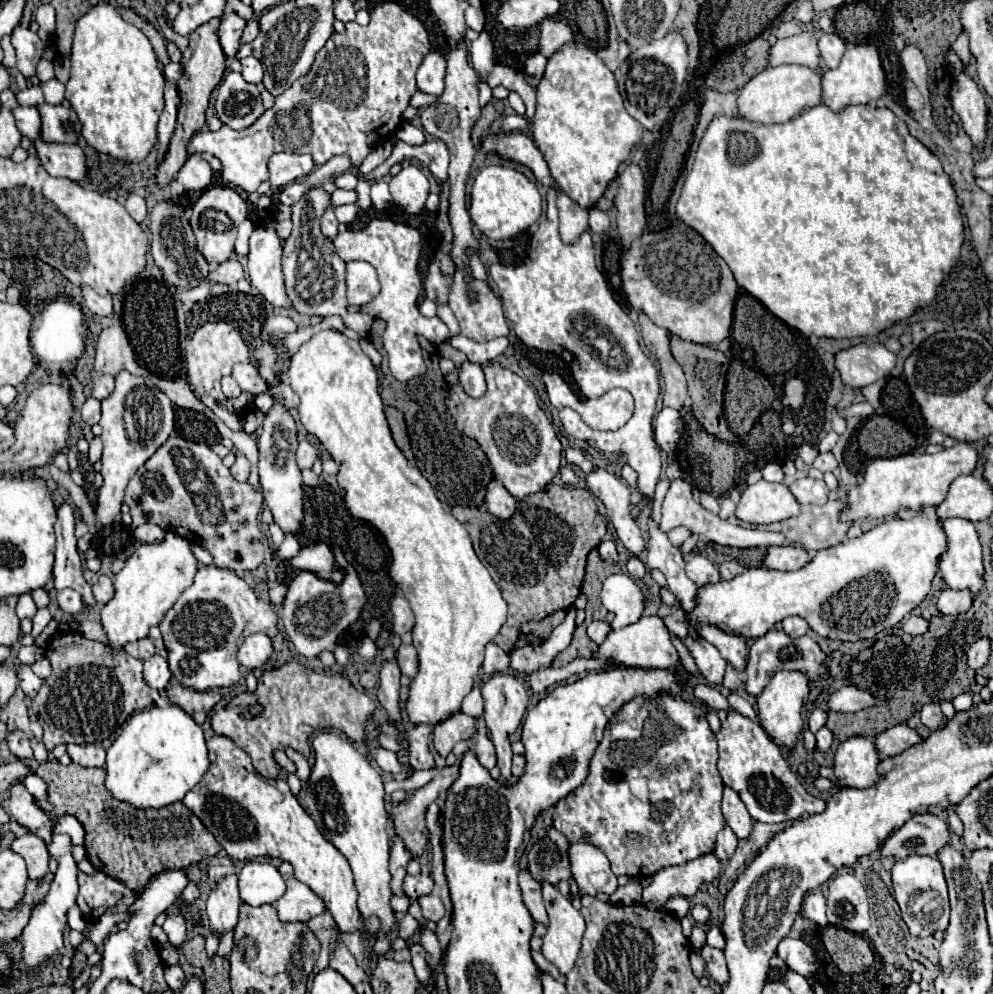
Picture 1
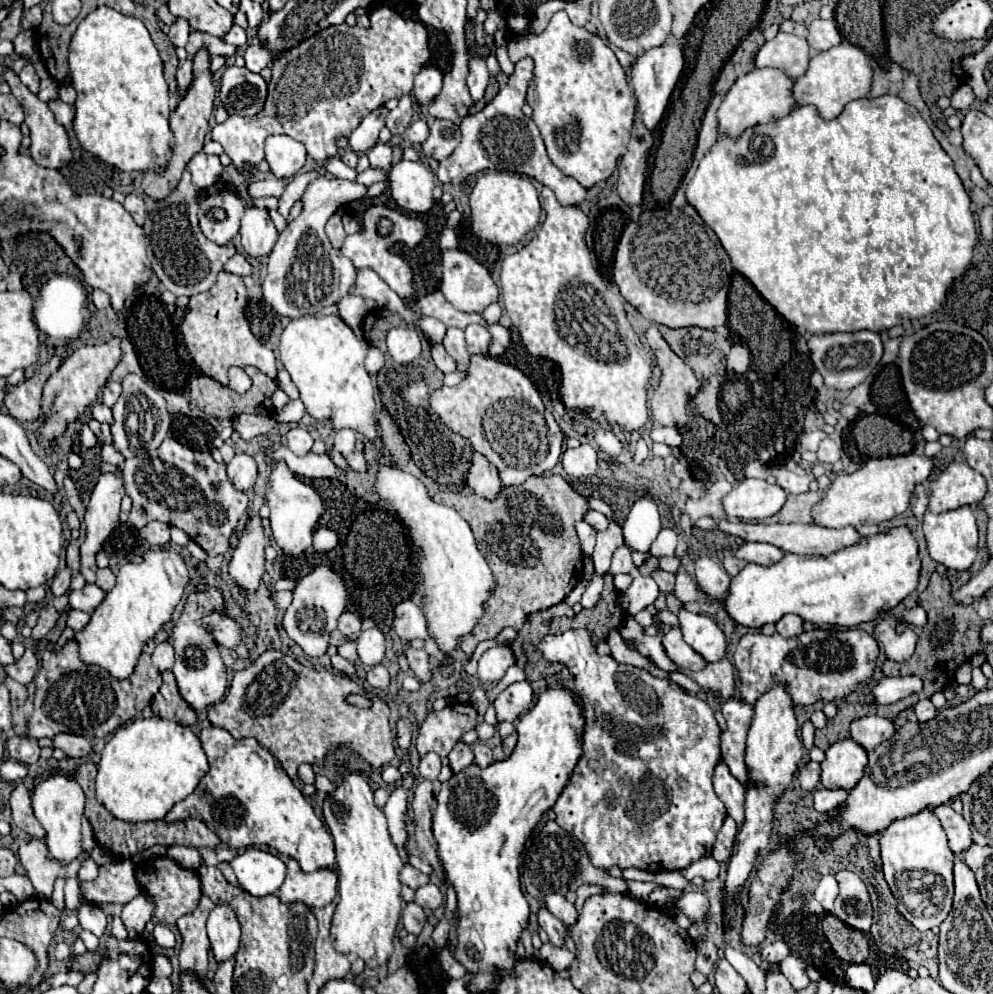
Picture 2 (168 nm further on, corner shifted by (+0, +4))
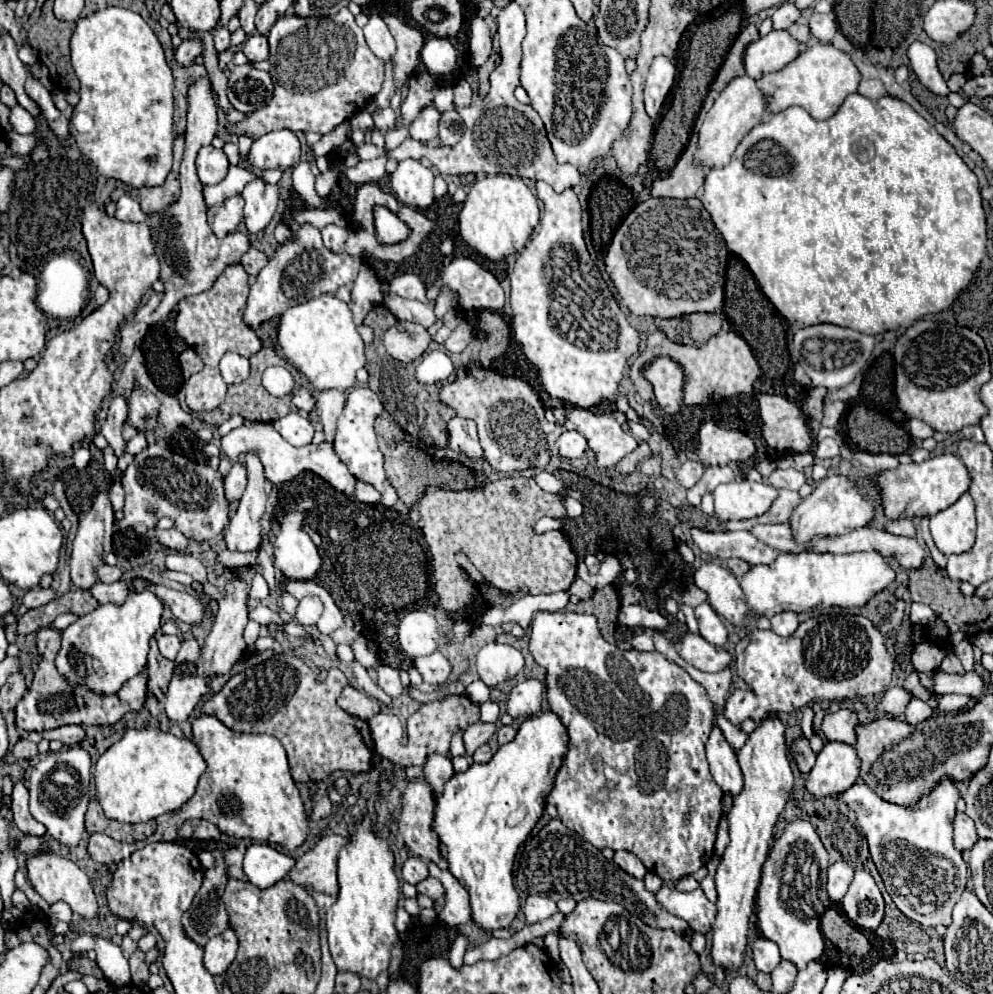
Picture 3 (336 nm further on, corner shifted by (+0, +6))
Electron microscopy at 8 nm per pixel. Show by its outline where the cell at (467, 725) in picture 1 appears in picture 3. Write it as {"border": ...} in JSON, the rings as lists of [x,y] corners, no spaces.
{"border":[[[453,696],[453,698],[447,698],[443,702],[433,700],[433,702],[423,704],[407,720],[409,742],[405,748],[401,746],[401,754],[395,758],[395,762],[403,768],[409,768],[409,766],[421,766],[425,762],[427,754],[431,754],[431,752],[447,754],[449,752],[449,740],[451,740],[455,728],[467,728],[467,726],[475,724],[477,720],[479,720],[479,706],[473,704],[467,696]]]}

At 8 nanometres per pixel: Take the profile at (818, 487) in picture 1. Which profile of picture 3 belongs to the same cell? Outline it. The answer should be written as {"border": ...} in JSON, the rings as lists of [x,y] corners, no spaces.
{"border":[[[777,468],[777,470],[769,476],[769,484],[775,486],[777,490],[781,490],[781,488],[799,490],[799,488],[805,484],[805,476],[803,476],[803,472],[793,470],[793,468],[787,468],[787,470]]]}

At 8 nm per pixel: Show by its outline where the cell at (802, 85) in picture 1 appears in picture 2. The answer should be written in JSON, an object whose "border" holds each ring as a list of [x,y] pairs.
{"border":[[[755,68],[749,74],[737,78],[717,110],[719,134],[739,138],[743,130],[755,124],[769,124],[787,116],[795,108],[791,86],[793,86],[793,80],[789,80],[783,72],[777,72],[775,68]]]}

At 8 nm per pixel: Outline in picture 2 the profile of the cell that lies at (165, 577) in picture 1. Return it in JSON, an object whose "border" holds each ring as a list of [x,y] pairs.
{"border":[[[155,548],[143,556],[141,564],[121,566],[115,588],[93,612],[89,624],[75,634],[81,660],[85,664],[105,668],[117,680],[129,678],[137,666],[143,644],[151,640],[165,622],[171,620],[171,614],[179,604],[187,582],[187,564],[173,550]]]}

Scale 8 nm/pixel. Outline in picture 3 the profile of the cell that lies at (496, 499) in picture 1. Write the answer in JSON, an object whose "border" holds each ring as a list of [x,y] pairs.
{"border":[[[453,418],[447,424],[449,430],[449,448],[457,450],[461,456],[469,460],[483,460],[483,450],[477,438],[477,426],[473,420]]]}

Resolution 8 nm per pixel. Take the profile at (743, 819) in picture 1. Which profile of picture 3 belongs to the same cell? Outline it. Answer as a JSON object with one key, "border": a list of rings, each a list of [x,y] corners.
{"border":[[[717,726],[713,728],[713,732],[705,744],[705,750],[707,750],[707,760],[709,760],[713,780],[723,790],[723,794],[737,798],[737,794],[741,794],[743,774],[737,764],[737,756],[733,752],[733,748],[727,744],[725,736],[721,734],[721,730]]]}

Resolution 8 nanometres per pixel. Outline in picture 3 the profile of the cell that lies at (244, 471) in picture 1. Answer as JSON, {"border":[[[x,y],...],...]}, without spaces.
{"border":[[[233,462],[233,468],[231,472],[225,476],[225,496],[229,502],[233,500],[239,500],[243,490],[247,486],[247,470],[245,470],[245,464],[241,462]]]}

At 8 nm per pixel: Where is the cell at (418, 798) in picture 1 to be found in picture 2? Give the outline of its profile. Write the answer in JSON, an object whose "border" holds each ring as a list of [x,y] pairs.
{"border":[[[459,740],[455,744],[455,748],[449,752],[449,764],[451,764],[453,772],[461,772],[469,764],[473,764],[473,752],[471,752],[469,744],[465,744],[465,742]]]}

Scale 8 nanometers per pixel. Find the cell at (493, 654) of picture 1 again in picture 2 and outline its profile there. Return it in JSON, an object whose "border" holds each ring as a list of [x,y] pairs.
{"border":[[[505,644],[493,646],[479,658],[479,680],[485,686],[495,684],[505,676],[507,668],[513,664],[515,664],[515,656],[509,646]]]}

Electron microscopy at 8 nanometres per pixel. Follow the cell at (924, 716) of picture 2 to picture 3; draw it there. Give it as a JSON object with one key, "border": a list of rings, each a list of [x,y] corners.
{"border":[[[913,698],[913,700],[909,702],[909,706],[905,708],[905,722],[917,724],[917,722],[927,720],[931,714],[933,714],[931,706],[927,706],[927,704],[925,704],[923,700],[919,700],[919,698]]]}

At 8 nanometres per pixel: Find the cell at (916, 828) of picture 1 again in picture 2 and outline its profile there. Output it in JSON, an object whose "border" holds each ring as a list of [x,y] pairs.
{"border":[[[941,804],[935,808],[937,812],[937,818],[941,820],[945,832],[947,832],[947,838],[949,838],[949,848],[959,854],[963,850],[967,850],[973,840],[971,840],[971,830],[969,830],[969,824],[965,822],[965,818],[961,814],[957,814],[951,804]]]}

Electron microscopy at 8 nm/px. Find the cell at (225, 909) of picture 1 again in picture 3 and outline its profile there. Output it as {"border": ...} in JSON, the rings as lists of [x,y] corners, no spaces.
{"border":[[[229,928],[225,932],[221,932],[219,936],[211,938],[207,944],[205,944],[205,958],[203,958],[203,964],[205,968],[215,976],[215,974],[223,974],[229,964],[233,962],[235,954],[237,954],[237,936],[235,932]]]}

